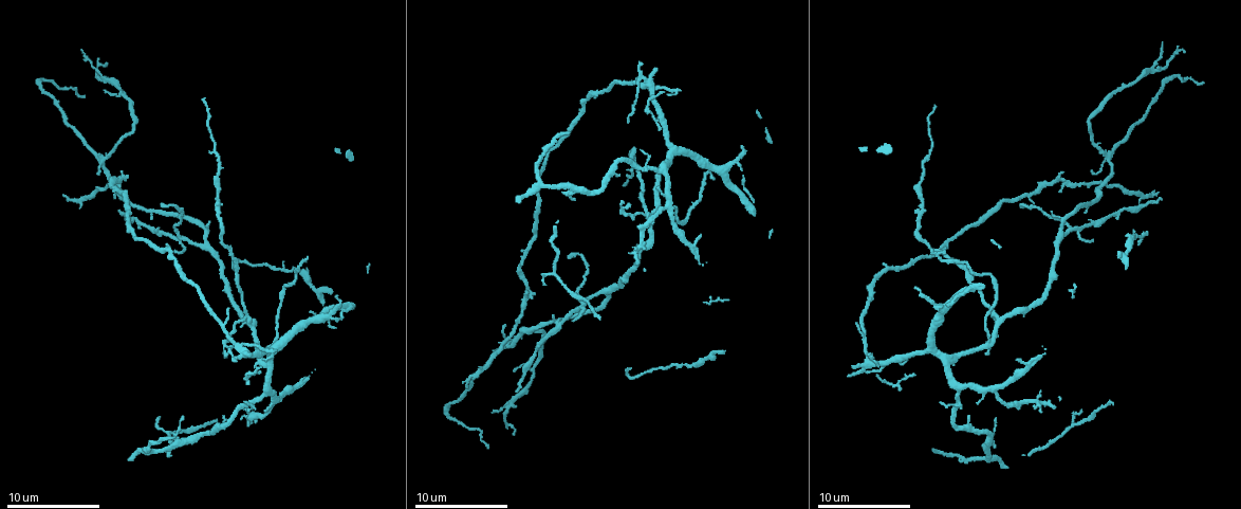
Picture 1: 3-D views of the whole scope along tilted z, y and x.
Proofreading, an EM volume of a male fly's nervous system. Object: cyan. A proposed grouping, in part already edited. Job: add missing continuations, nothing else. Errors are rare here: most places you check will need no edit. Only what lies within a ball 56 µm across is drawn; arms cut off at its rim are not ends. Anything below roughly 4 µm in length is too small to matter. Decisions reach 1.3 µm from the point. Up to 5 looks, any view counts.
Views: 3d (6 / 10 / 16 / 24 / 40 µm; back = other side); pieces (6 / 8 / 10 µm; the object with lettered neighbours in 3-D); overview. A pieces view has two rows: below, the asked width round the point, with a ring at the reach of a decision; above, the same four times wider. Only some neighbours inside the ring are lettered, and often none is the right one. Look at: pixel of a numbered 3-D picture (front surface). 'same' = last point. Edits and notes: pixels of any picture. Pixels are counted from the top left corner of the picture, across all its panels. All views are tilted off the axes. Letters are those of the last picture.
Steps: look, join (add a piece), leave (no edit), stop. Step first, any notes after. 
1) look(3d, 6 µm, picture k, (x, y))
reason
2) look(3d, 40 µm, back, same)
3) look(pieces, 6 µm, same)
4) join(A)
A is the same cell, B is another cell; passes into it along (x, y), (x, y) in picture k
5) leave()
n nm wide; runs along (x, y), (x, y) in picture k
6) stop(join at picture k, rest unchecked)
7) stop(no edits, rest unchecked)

look(pieces, 10 µm, picture 1, (516, 391))
free end

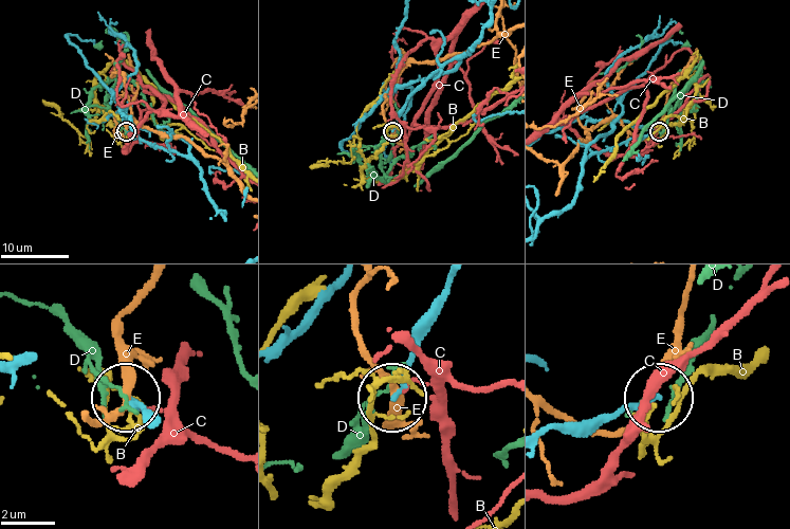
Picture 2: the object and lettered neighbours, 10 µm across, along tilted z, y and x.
leave()
B, C, D and E are other cells; runs along (545, 431), (588, 426), (657, 398) in picture 2; no lettered piece goes on from it

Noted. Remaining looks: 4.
look(3d, 6 µm, picture 1, (1155, 191))
tapers out

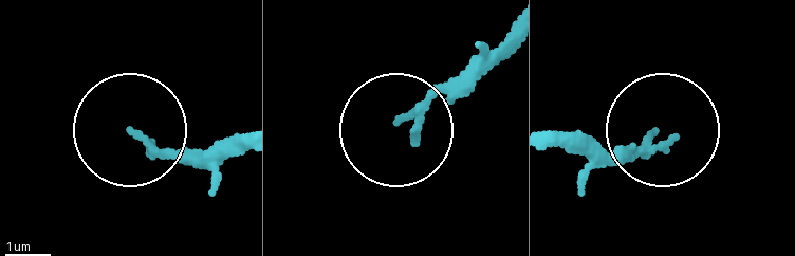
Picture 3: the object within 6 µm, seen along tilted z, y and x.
look(pieces, 6 µm, picture 3, (400, 120))
see the neighbours

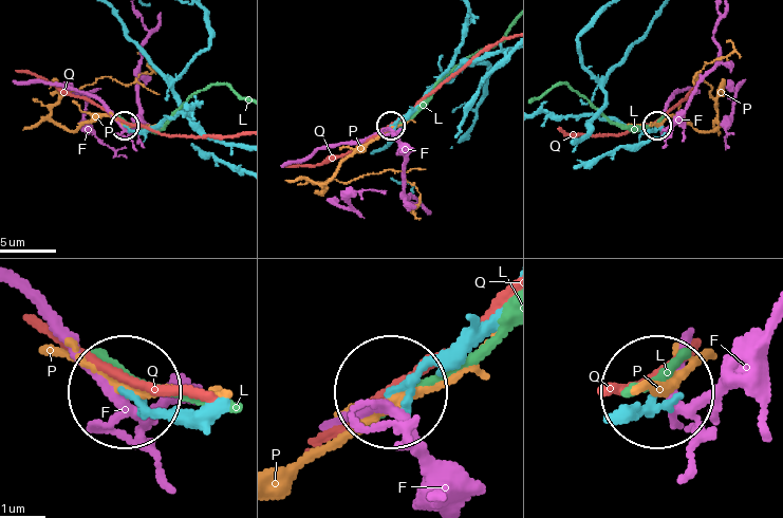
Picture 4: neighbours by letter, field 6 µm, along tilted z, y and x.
leave()
F, L, P and Q are other cells; none of them fits

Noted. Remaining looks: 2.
look(pieces, 10 µm, picture 1, (224, 351))
free end

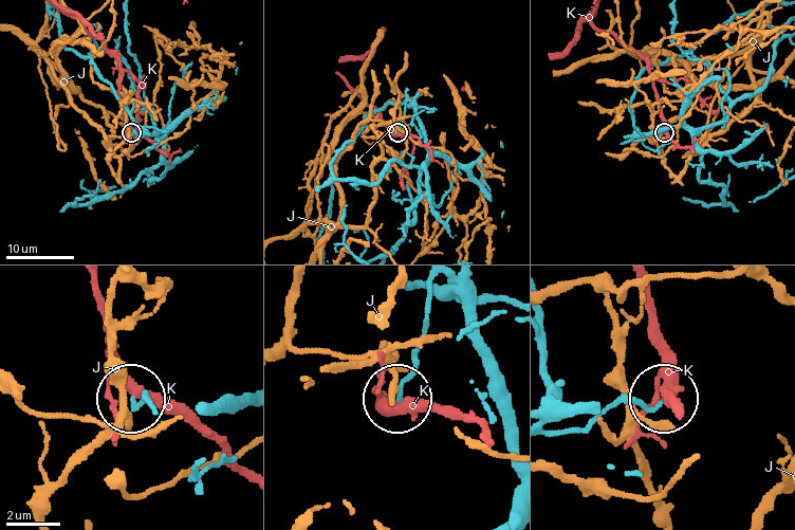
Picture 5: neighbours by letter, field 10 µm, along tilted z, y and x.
leave()
120 nm wide; J and K are other cells; runs along (550, 431), (585, 428), (620, 405), (660, 402) in picture 5; none of them fits

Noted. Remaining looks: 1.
stop(no edits, rest unchecked)

